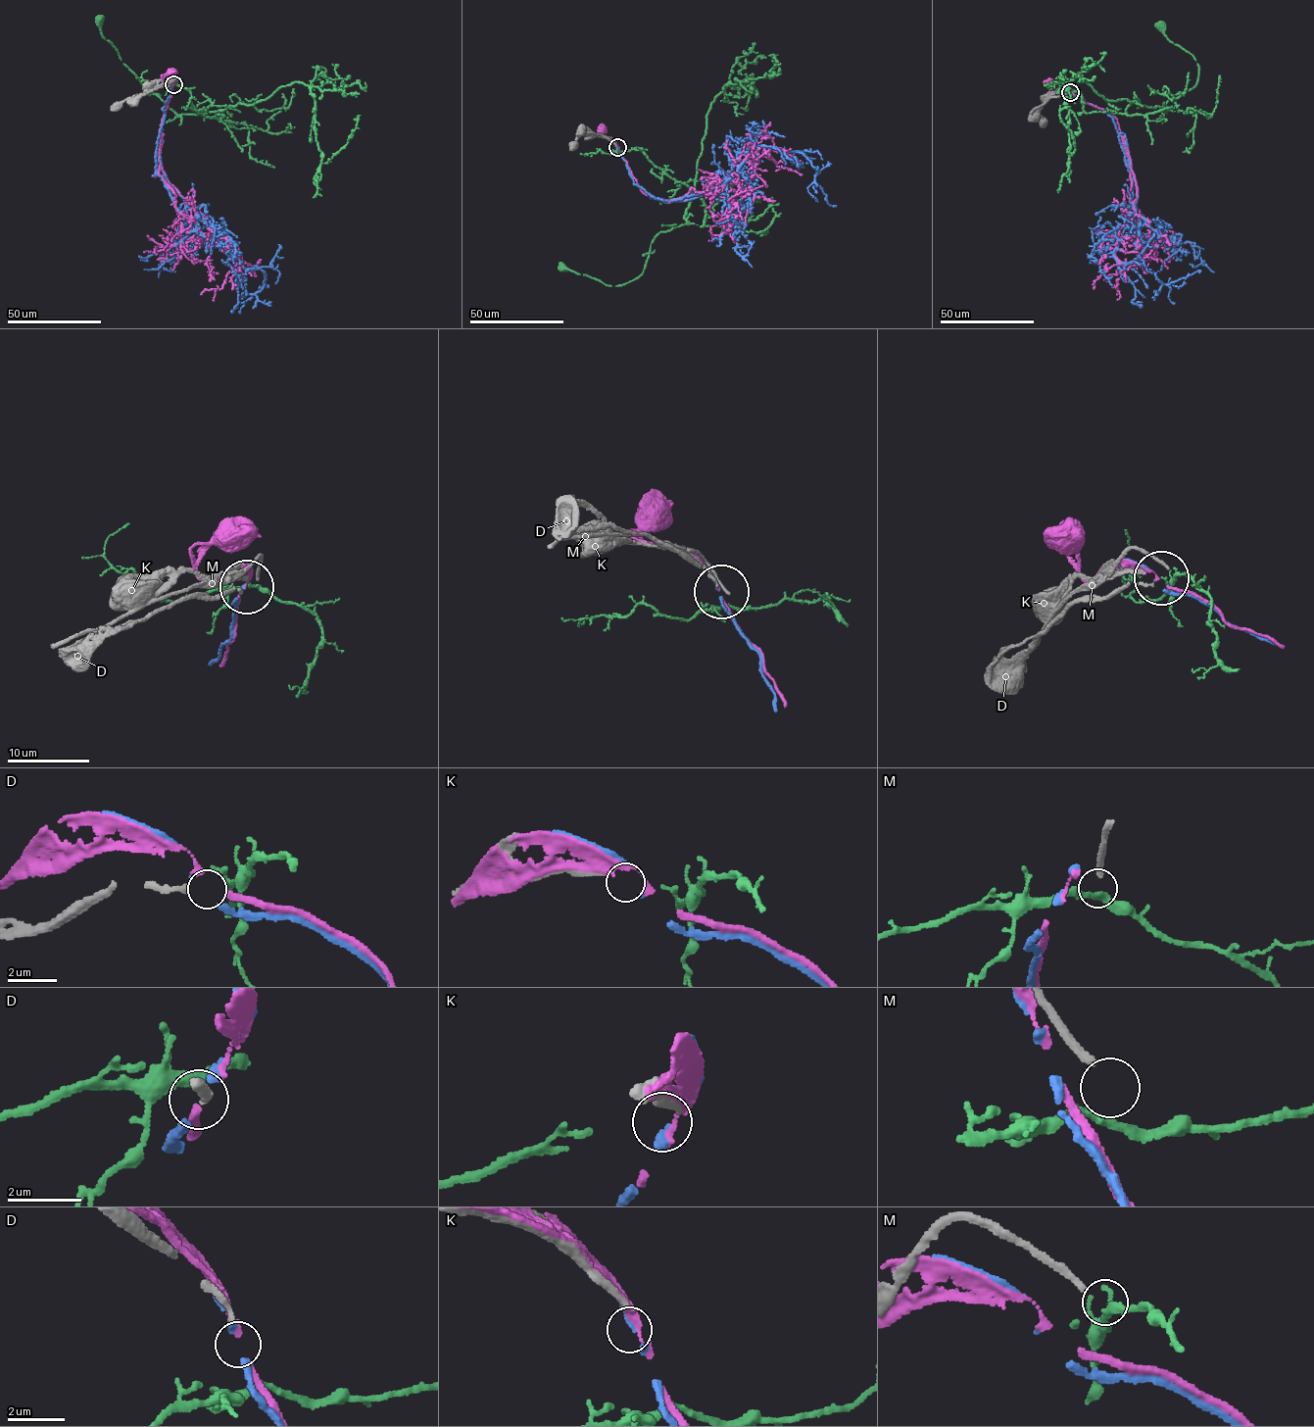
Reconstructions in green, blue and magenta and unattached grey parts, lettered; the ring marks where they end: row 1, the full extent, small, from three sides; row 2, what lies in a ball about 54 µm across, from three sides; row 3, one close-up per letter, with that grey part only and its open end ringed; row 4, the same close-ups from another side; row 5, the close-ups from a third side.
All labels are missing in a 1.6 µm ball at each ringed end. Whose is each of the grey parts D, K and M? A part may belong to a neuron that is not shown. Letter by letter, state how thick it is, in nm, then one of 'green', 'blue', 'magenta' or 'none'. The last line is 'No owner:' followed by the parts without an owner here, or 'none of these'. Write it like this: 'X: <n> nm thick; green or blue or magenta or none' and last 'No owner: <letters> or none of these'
D: 190 nm thick; none
K: 260 nm thick; blue
M: 240 nm thick; none
No owner: D, M

